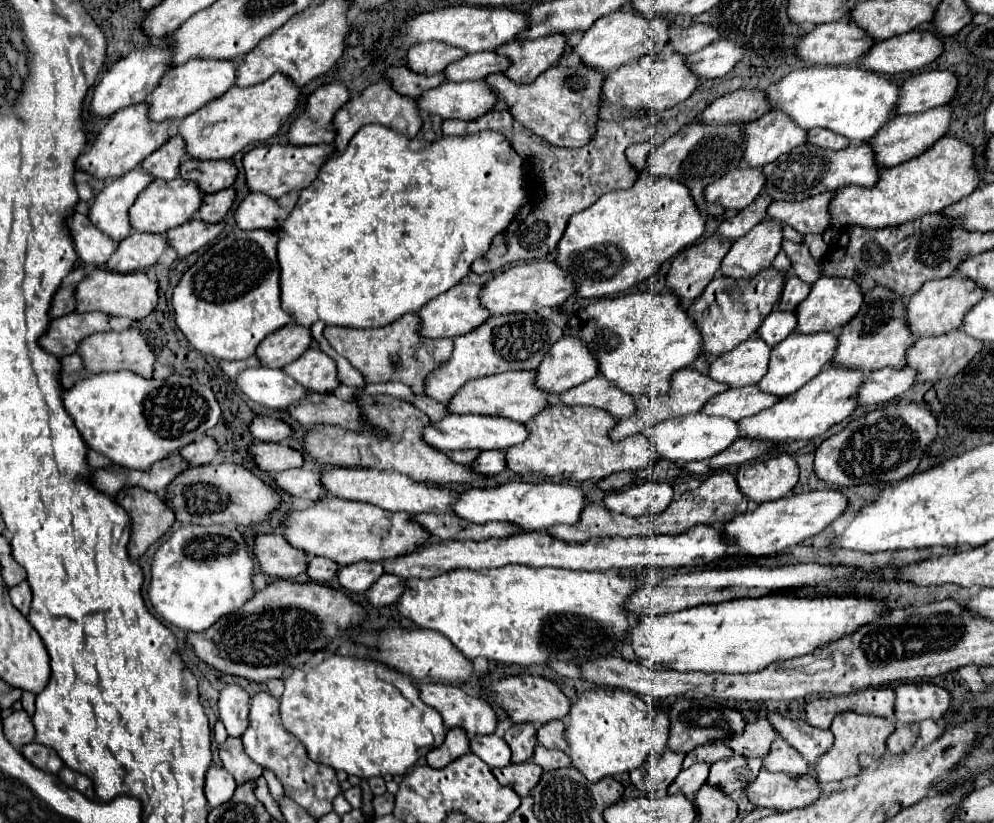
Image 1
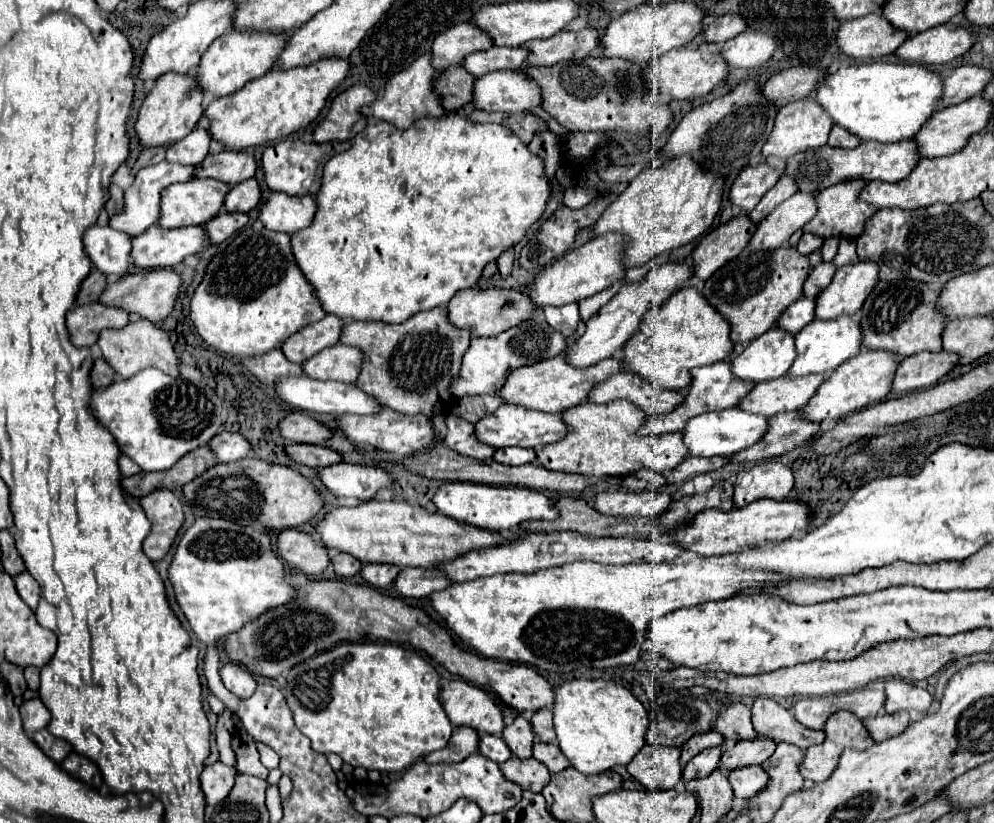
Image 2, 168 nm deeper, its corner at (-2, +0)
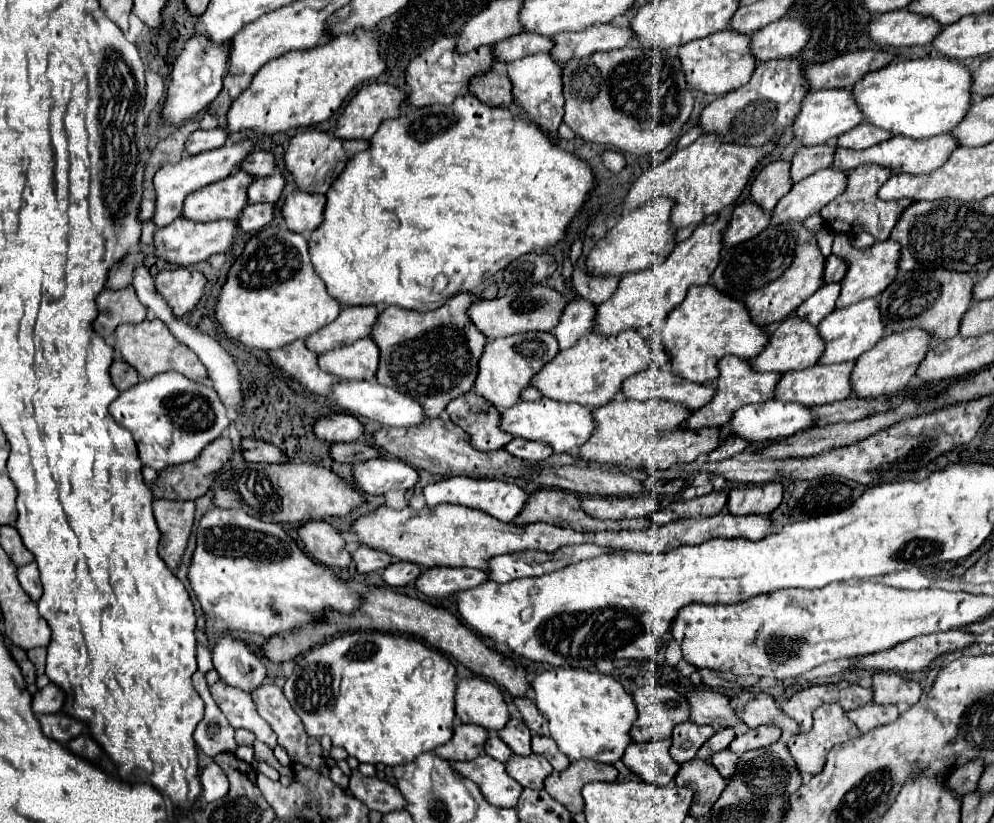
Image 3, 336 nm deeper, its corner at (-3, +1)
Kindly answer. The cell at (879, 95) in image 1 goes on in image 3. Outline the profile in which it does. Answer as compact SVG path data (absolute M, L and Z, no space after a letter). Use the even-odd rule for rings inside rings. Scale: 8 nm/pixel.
M950 57L894 61L866 75L854 85L854 97L866 115L866 123L888 129L894 135L926 139L950 133L972 107L972 73Z

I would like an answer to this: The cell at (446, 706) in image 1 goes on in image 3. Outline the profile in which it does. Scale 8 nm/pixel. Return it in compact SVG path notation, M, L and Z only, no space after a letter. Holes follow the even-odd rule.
M474 675L462 679L456 687L456 715L462 723L476 723L488 731L500 731L508 721L508 705L502 691L494 683Z

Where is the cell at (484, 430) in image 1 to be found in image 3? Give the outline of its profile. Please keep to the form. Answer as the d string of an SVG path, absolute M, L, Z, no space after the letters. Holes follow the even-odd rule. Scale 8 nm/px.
M538 399L538 401L522 401L520 405L514 405L514 409L502 411L502 429L512 433L514 437L524 437L530 441L544 441L552 445L554 453L570 453L584 445L584 441L590 439L590 435L596 429L596 421L592 417L592 411L578 403L562 403L554 399Z

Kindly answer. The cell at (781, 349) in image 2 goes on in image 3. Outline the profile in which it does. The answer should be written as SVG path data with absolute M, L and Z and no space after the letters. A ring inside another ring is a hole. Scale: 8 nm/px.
M790 315L770 337L768 347L752 359L752 365L760 371L774 371L774 373L786 373L786 371L798 371L806 367L814 367L816 361L824 353L824 339L818 333L816 325L810 325L808 321L800 319L798 315Z

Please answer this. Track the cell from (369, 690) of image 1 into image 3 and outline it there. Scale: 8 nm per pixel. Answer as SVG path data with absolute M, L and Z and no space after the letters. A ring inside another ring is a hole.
M356 631L356 633L348 633L348 635L340 635L336 639L332 639L330 643L324 643L316 649L310 649L294 667L294 673L286 679L284 685L284 695L290 701L290 705L294 707L294 711L298 713L298 717L302 719L306 731L310 733L310 737L322 737L328 735L332 739L334 745L344 747L348 751L348 755L356 757L362 763L384 763L388 767L394 765L404 765L404 763L412 763L420 753L424 751L434 751L438 745L444 745L452 739L454 733L454 693L456 693L456 683L454 683L454 675L456 669L450 663L450 659L446 655L442 655L436 649L426 647L422 641L414 639L414 637L402 637L402 635L392 635L392 633L382 633L382 631Z

